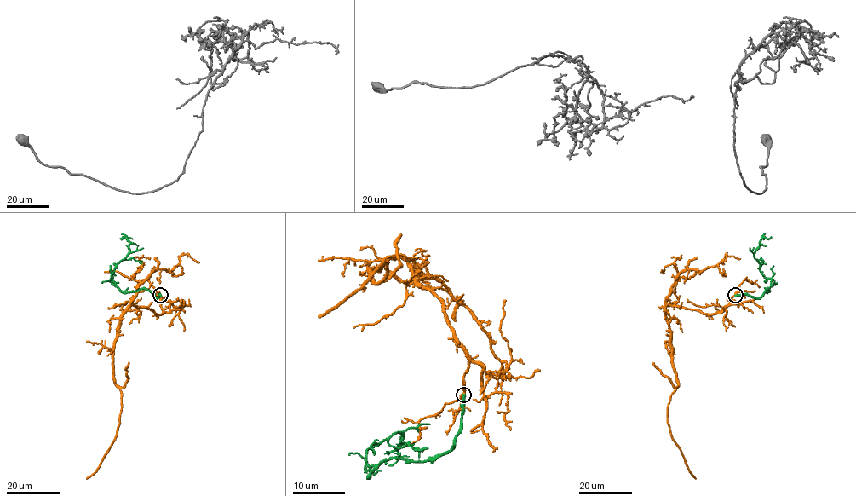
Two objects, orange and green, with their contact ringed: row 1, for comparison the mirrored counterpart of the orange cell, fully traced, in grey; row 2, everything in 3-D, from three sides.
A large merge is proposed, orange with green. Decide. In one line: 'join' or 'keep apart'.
keep apart

